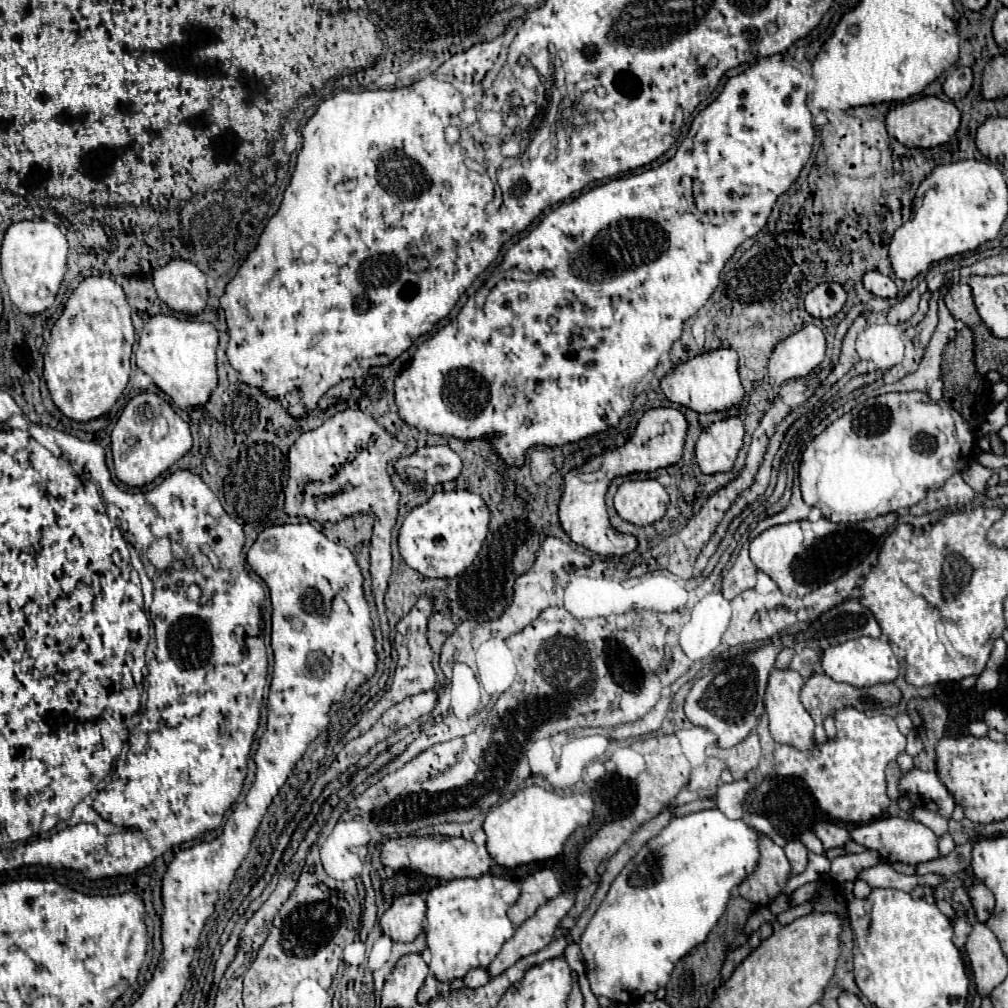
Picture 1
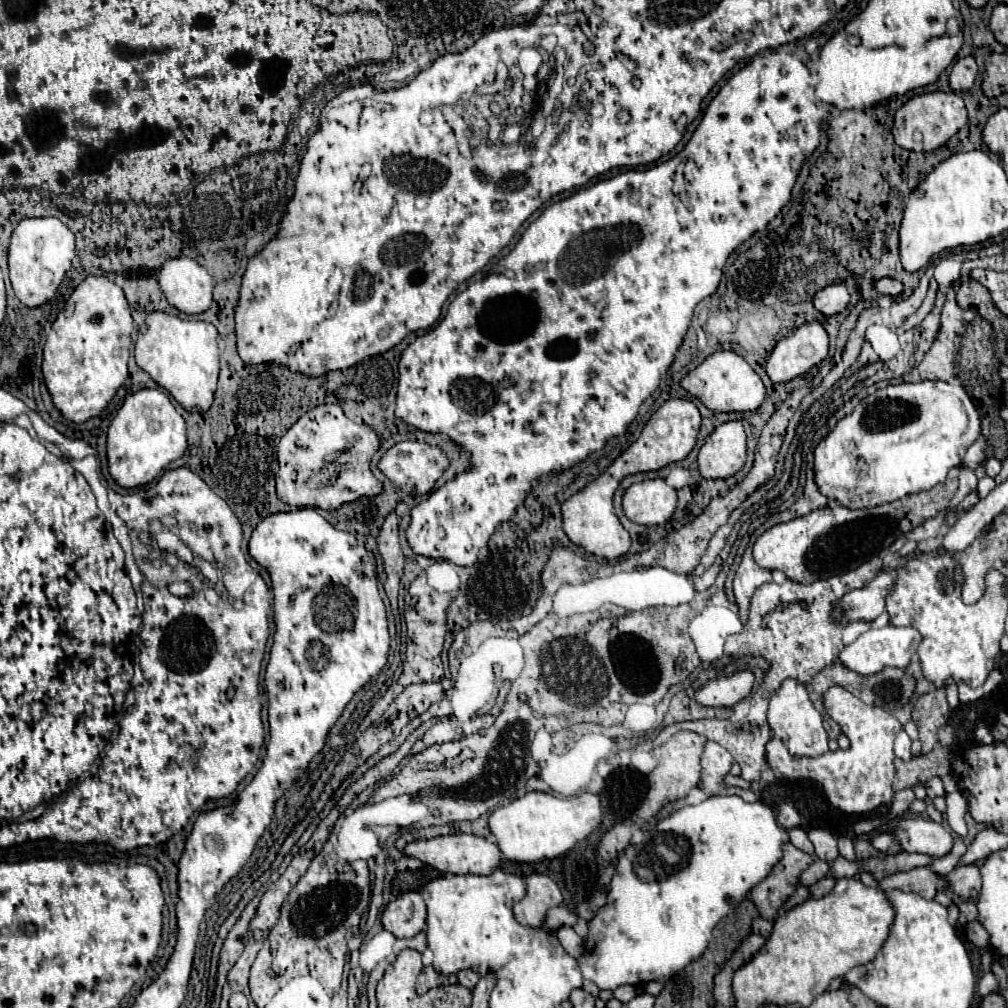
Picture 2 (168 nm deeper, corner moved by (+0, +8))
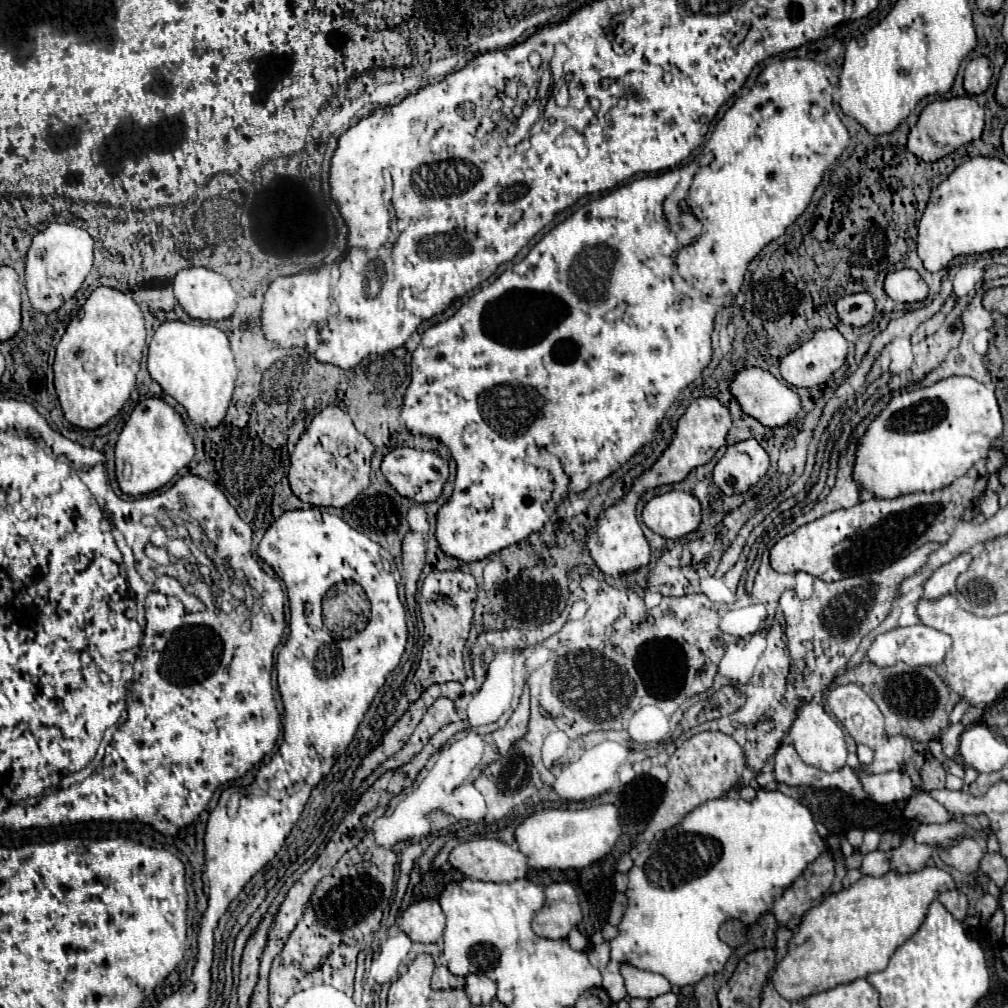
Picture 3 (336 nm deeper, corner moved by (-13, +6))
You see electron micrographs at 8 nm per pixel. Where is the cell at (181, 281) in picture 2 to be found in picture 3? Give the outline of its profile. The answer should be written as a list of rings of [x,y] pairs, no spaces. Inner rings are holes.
[[[204,267],[184,269],[184,271],[180,271],[174,277],[172,285],[174,285],[174,295],[176,295],[178,303],[182,305],[182,309],[192,319],[200,319],[200,321],[224,321],[224,319],[230,319],[234,315],[234,311],[236,311],[238,295],[230,287],[228,279],[222,277],[216,271],[210,271],[210,269],[204,269]]]

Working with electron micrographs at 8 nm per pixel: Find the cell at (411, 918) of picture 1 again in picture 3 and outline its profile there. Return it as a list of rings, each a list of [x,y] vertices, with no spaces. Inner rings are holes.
[[[436,899],[410,905],[400,917],[400,929],[416,943],[436,943],[444,933],[444,913]]]

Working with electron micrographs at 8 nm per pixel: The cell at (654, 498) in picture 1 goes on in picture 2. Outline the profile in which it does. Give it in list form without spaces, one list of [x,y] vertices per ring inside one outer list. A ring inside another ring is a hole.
[[[665,479],[633,483],[623,495],[625,517],[639,525],[663,525],[677,507],[677,491]]]

